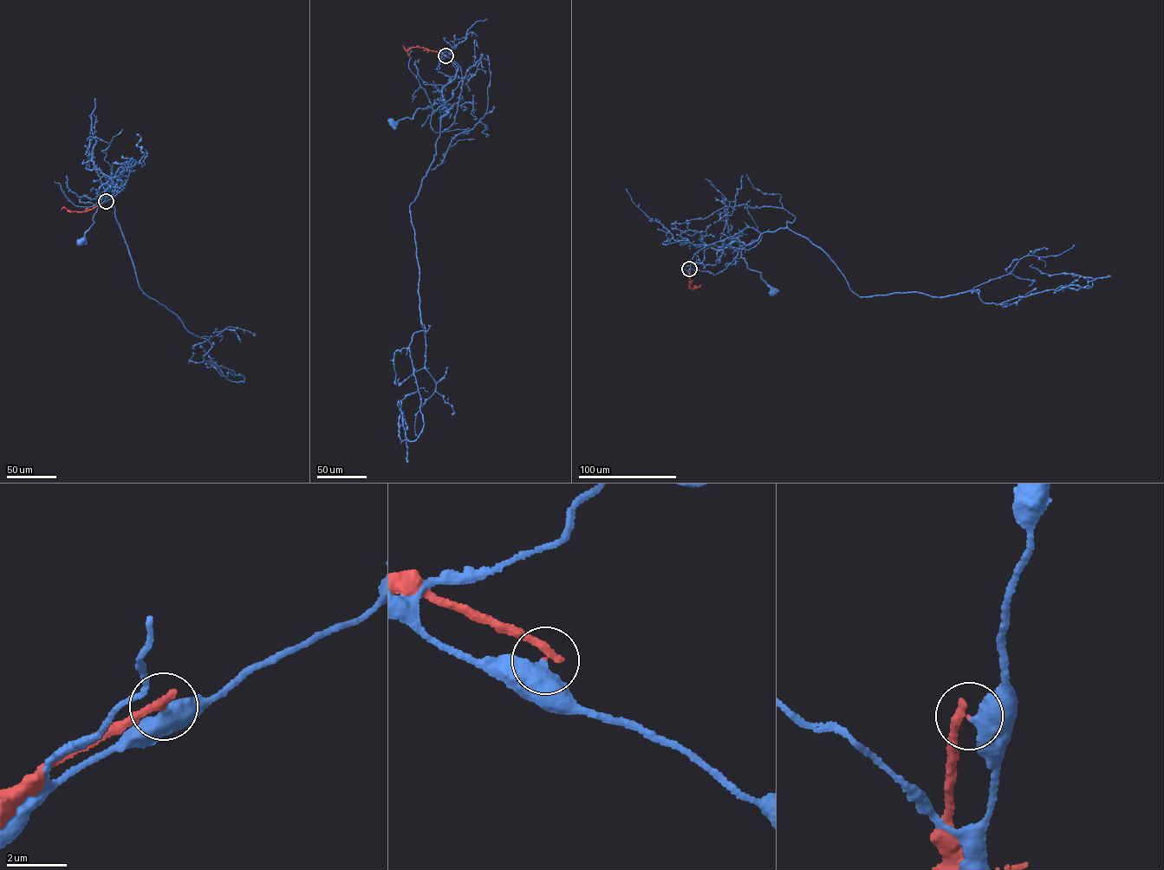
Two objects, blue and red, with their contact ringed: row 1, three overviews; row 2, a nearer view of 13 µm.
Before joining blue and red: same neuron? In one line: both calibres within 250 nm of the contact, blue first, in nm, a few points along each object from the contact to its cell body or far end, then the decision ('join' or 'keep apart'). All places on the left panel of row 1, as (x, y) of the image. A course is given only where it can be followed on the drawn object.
550/280 nm | blue via (106, 201), (124, 189), (120, 181), (112, 189), (114, 197), (113, 186), (103, 195), (94, 223), (81, 241) | red via (106, 201), (83, 211), (69, 211), (65, 207), (61, 210) | keep apart

